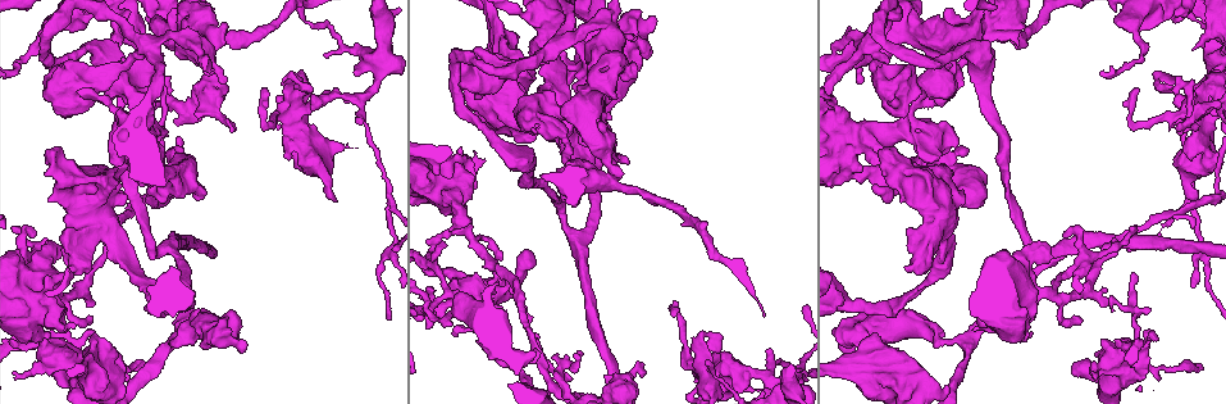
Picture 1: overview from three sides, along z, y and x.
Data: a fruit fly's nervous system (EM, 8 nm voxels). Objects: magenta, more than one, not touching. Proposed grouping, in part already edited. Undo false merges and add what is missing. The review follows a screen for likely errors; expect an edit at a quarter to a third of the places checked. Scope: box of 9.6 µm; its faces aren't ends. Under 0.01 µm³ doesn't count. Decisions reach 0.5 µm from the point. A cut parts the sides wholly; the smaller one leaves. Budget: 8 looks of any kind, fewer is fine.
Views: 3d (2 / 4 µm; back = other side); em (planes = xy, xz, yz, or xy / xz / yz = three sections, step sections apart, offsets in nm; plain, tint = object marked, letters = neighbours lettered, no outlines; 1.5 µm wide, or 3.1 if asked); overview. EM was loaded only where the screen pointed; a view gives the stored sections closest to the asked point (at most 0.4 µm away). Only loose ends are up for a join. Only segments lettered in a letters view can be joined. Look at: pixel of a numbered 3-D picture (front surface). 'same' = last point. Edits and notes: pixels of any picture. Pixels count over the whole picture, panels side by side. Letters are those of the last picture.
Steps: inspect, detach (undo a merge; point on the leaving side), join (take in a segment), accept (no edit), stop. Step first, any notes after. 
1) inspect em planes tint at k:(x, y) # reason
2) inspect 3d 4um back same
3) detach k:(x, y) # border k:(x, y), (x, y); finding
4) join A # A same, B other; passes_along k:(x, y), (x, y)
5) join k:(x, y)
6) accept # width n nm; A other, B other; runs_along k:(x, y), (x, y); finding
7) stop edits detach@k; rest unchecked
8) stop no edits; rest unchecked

inspect em yz step 4 tint at 1:(267, 124) # abrupt turn

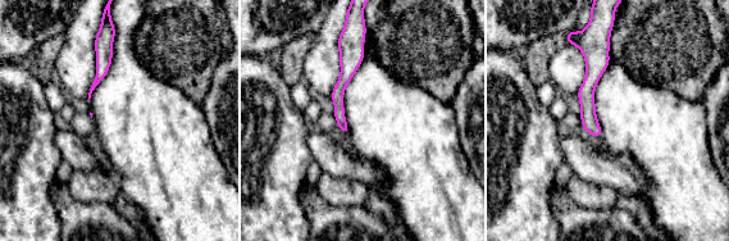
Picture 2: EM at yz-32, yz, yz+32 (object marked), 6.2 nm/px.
inspect em xy step 8 letters same # cut it another way

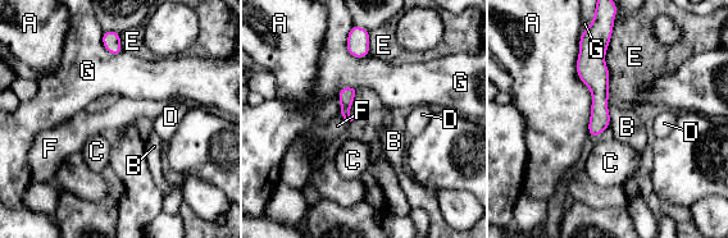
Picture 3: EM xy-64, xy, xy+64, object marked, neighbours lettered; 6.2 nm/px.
accept # A other, B other, C other, D other, E other, F other, G other; runs_along 3:(601, 46), (599, 123), (592, 132); continuous, no second neuron

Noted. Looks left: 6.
inspect em planes letters at 1:(1145, 332) # thin end

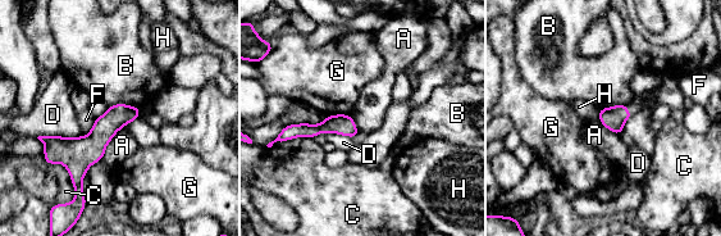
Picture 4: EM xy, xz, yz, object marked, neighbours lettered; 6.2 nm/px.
accept # longest_contact C 320 nm; A other, B other, C other, D other, F other, G other, H other; border 4:(122, 127), (108, 144), (101, 159); none of them fits

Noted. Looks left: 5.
inspect 3d 2um at 1:(1061, 319) # abrupt turn

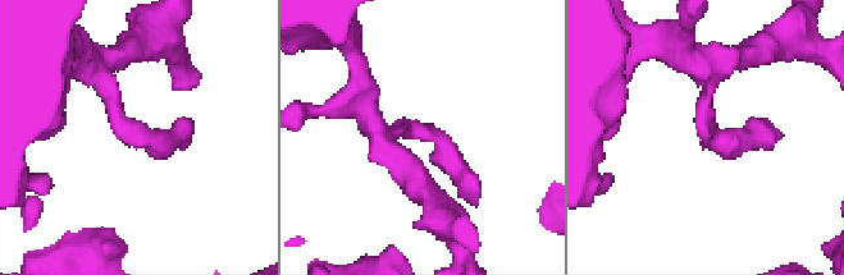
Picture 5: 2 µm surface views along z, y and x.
inspect em planes letters at 5:(428, 134) # now the EM

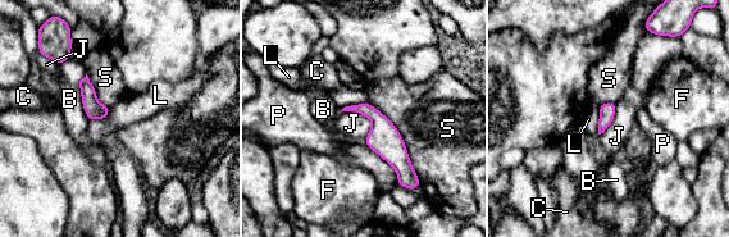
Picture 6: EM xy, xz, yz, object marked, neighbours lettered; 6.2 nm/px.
accept # width 100 nm; longest_contact S 600 nm; B other, C other, F other, J other, L other, P other, S other; continuous, no second neuron

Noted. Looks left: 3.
stop no edits; rest unchecked

